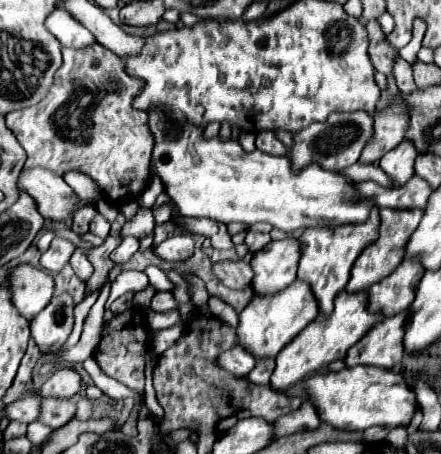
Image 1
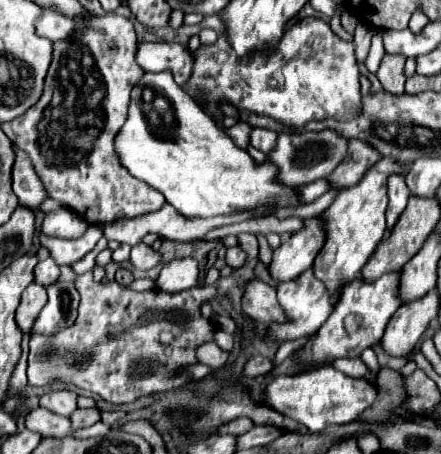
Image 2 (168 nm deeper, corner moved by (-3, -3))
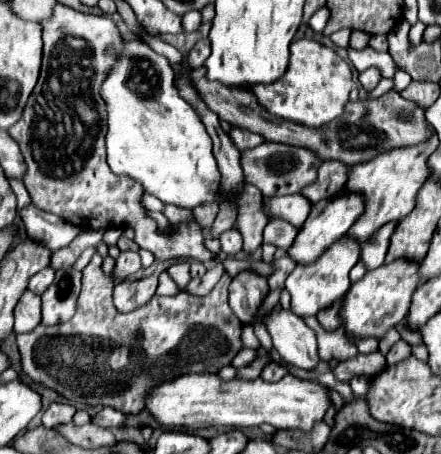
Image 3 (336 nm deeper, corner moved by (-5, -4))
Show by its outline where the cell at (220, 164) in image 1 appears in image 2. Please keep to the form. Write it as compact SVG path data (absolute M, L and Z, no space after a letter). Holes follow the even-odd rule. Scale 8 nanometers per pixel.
M147 72L137 82L129 118L115 138L115 148L121 164L135 178L165 194L167 202L187 218L229 216L233 210L265 216L281 206L301 206L299 190L281 184L277 166L257 164L247 150L235 146L203 108L173 84L171 72Z

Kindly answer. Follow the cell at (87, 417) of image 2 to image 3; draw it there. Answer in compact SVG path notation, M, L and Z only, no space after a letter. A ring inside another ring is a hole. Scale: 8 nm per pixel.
M103 407L101 415L93 417L91 423L99 425L99 427L125 427L125 415L111 407Z

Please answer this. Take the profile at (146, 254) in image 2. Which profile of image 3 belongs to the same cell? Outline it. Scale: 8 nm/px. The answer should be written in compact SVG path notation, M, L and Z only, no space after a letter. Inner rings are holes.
M127 251L127 253L121 253L121 255L115 259L113 277L125 279L125 277L129 277L131 273L137 273L139 269L141 269L141 259L139 259L139 253Z

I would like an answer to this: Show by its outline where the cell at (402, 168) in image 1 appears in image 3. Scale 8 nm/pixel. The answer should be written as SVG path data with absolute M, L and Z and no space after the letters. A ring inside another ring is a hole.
M387 223L381 229L377 229L363 245L361 245L361 263L367 271L377 269L385 261L385 253L389 247L389 237L395 231L395 223Z

